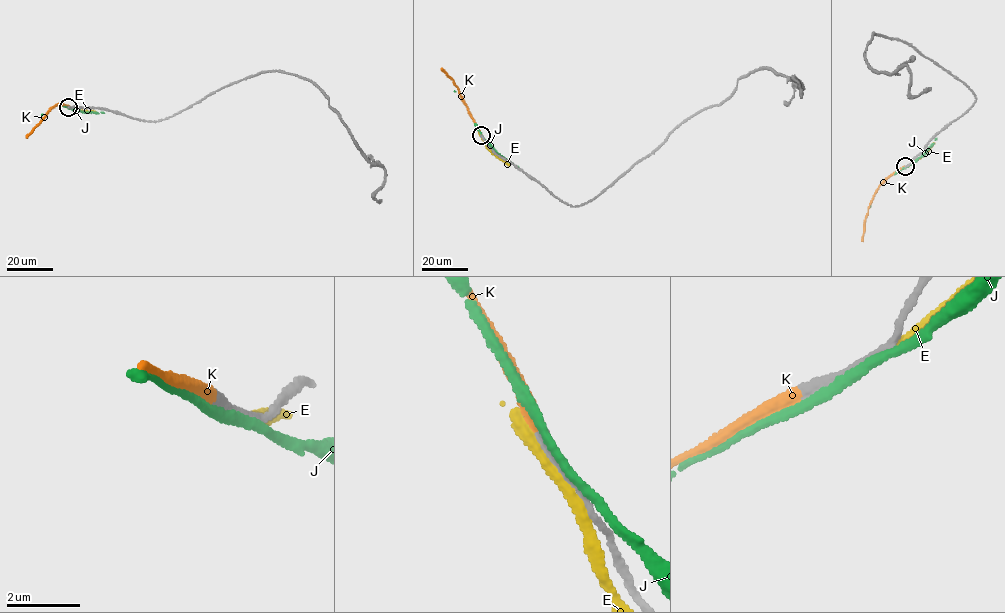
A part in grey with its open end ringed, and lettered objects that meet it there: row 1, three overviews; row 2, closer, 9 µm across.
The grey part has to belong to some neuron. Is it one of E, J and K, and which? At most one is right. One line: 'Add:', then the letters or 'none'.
Add: K

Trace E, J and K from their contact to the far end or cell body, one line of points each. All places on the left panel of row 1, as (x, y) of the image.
E: (69, 107), (95, 111)
J: (70, 108), (63, 105), (41, 115)
K: (68, 107), (60, 104), (51, 108), (26, 137)

